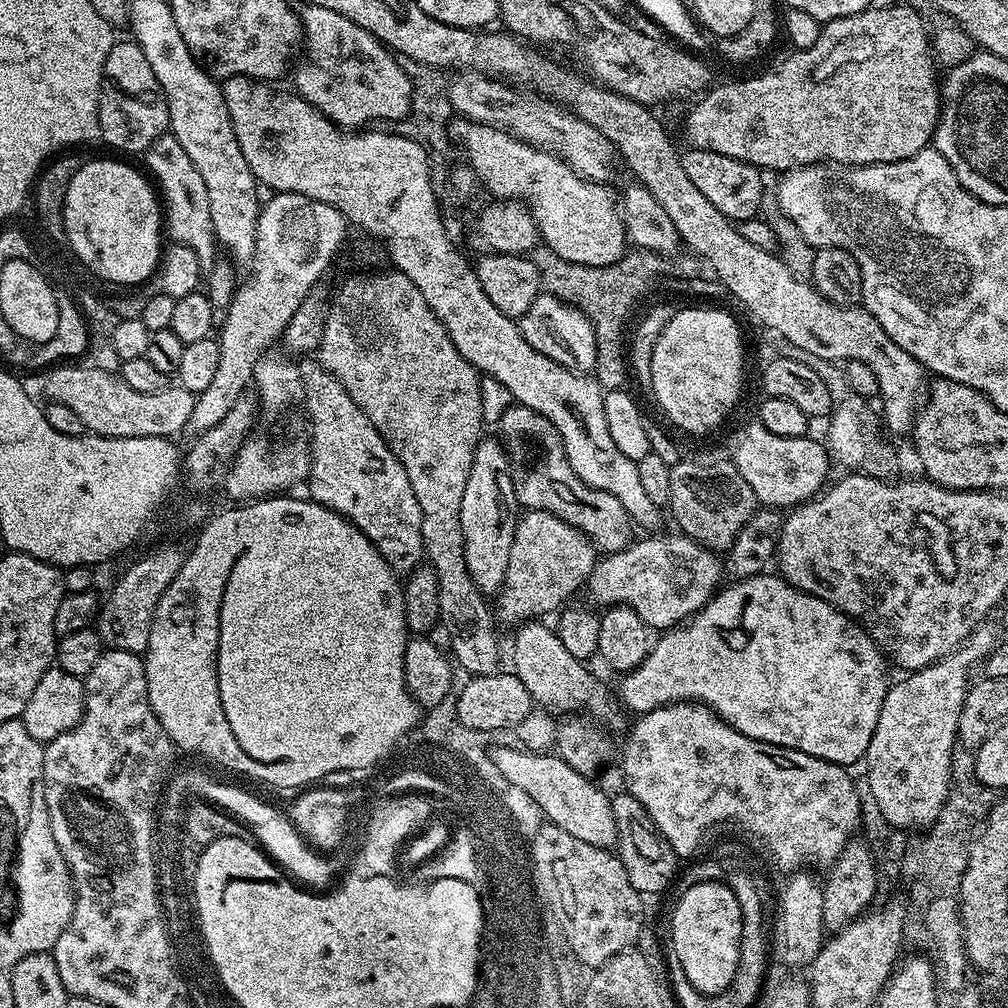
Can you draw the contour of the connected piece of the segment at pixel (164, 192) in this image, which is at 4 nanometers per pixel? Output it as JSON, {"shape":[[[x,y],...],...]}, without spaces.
{"shape":[[[171,134],[159,136],[148,147],[148,151],[143,153],[142,160],[148,163],[147,171],[154,180],[156,175],[155,183],[158,185],[159,199],[162,201],[162,224],[166,229],[167,239],[174,244],[190,246],[190,250],[198,254],[201,269],[211,268],[218,256],[218,241],[214,234],[214,226],[210,222],[210,198],[206,194],[206,182],[202,182],[194,162],[190,162],[178,138]]]}

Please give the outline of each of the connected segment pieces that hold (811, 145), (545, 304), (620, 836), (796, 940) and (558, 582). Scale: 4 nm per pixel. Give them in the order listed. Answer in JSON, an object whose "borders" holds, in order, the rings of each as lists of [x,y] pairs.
{"borders":[[[[869,6],[858,14],[850,14],[846,18],[827,21],[821,27],[820,37],[814,46],[810,46],[804,51],[793,51],[791,54],[793,56],[786,57],[784,65],[777,72],[764,72],[761,76],[750,77],[749,80],[736,80],[733,84],[720,84],[716,89],[713,87],[711,90],[705,91],[697,99],[701,100],[688,112],[688,121],[684,124],[684,132],[688,135],[689,140],[687,143],[693,148],[726,154],[726,158],[753,164],[755,168],[761,170],[773,168],[776,174],[783,174],[789,168],[801,168],[803,164],[829,163],[841,166],[889,164],[910,158],[933,143],[936,135],[936,122],[940,119],[942,92],[938,87],[938,76],[936,80],[937,65],[934,63],[934,52],[930,47],[929,29],[928,32],[924,29],[924,24],[914,9]]],[[[541,291],[540,295],[530,302],[530,308],[518,317],[520,333],[538,354],[546,354],[546,358],[554,358],[562,366],[572,371],[588,374],[596,367],[596,343],[592,323],[579,308],[564,303],[549,292]]],[[[620,790],[617,796],[611,797],[614,810],[614,822],[616,823],[615,851],[618,853],[622,866],[626,868],[626,874],[641,894],[648,892],[660,892],[664,887],[671,885],[678,875],[678,858],[666,842],[666,838],[656,828],[656,823],[646,814],[646,806],[634,798],[626,790]]],[[[804,870],[789,875],[780,892],[780,901],[776,904],[776,921],[771,921],[770,936],[774,941],[774,952],[780,955],[784,964],[789,964],[789,969],[800,970],[800,967],[811,965],[812,959],[826,939],[826,929],[822,922],[822,894],[824,889],[821,881],[815,880]]],[[[525,511],[517,519],[514,530],[514,542],[510,546],[510,566],[506,566],[506,578],[494,600],[494,612],[511,626],[521,622],[532,622],[544,618],[547,612],[555,613],[569,603],[576,591],[583,589],[588,582],[588,575],[594,570],[598,559],[598,549],[588,537],[583,536],[574,526],[549,512]]]]}

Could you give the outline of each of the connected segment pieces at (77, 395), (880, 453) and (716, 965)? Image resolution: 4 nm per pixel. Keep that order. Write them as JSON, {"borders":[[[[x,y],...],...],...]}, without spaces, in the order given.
{"borders":[[[[56,366],[47,373],[48,381],[44,384],[44,392],[49,397],[47,398],[53,404],[61,404],[66,406],[70,410],[74,410],[74,414],[78,414],[78,418],[82,418],[85,429],[89,433],[98,436],[113,436],[114,438],[146,438],[147,436],[166,436],[169,438],[175,437],[175,432],[185,431],[188,428],[190,422],[190,414],[194,414],[194,402],[197,397],[193,393],[187,392],[185,388],[179,386],[169,386],[162,389],[161,392],[155,392],[154,394],[138,394],[138,390],[134,390],[130,386],[126,386],[126,382],[122,382],[122,378],[115,371],[107,372],[104,368],[68,368],[72,366]]],[[[826,364],[819,369],[819,373],[832,397],[838,398],[833,403],[827,421],[829,424],[826,446],[829,450],[829,459],[842,470],[847,464],[850,464],[850,472],[854,467],[862,466],[863,474],[879,480],[921,479],[924,476],[925,466],[916,448],[911,444],[907,443],[902,450],[898,450],[898,456],[894,450],[892,450],[892,454],[886,454],[886,450],[874,450],[870,446],[870,440],[876,434],[875,430],[878,426],[877,415],[875,418],[874,412],[869,406],[871,403],[865,397],[852,393],[844,377],[843,369]]],[[[711,880],[698,886],[690,886],[686,894],[675,901],[676,909],[672,912],[672,949],[671,955],[682,962],[682,971],[690,978],[690,986],[707,996],[722,994],[730,982],[734,982],[734,974],[738,970],[738,954],[742,942],[742,910],[738,906],[738,898],[732,893],[727,883]]]]}

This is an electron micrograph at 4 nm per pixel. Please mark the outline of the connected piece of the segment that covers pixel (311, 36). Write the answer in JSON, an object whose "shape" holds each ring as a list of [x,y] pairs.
{"shape":[[[307,6],[299,13],[300,23],[304,26],[304,39],[302,44],[302,52],[304,48],[304,61],[300,65],[297,63],[296,68],[296,88],[295,95],[301,96],[306,102],[310,102],[310,106],[317,108],[326,118],[330,118],[342,129],[360,130],[365,126],[372,126],[375,120],[400,120],[411,113],[412,110],[412,79],[404,73],[403,63],[389,49],[381,44],[378,38],[374,38],[374,34],[370,34],[366,30],[362,30],[362,26],[358,26],[354,22],[350,22],[350,18],[342,18],[342,14],[338,14],[334,10],[326,10],[326,6]]]}

